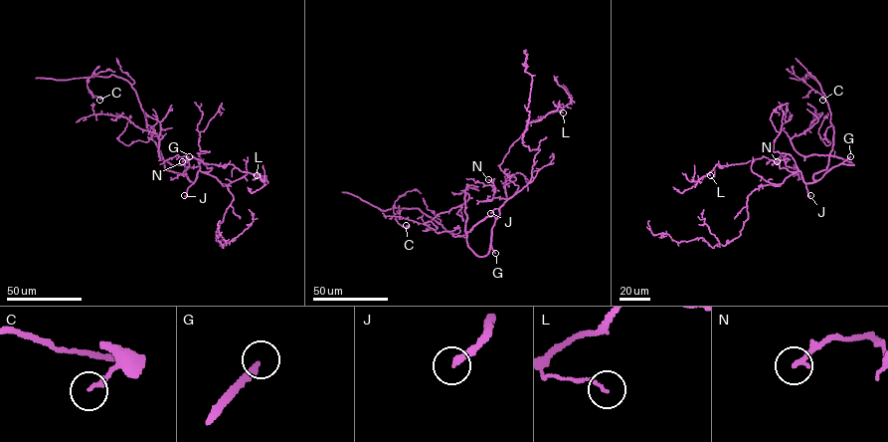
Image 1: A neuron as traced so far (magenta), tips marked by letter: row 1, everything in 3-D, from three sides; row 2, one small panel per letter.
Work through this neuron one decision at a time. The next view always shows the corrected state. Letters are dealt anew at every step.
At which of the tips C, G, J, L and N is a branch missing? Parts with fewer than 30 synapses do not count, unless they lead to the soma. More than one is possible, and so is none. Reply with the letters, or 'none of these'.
G, J

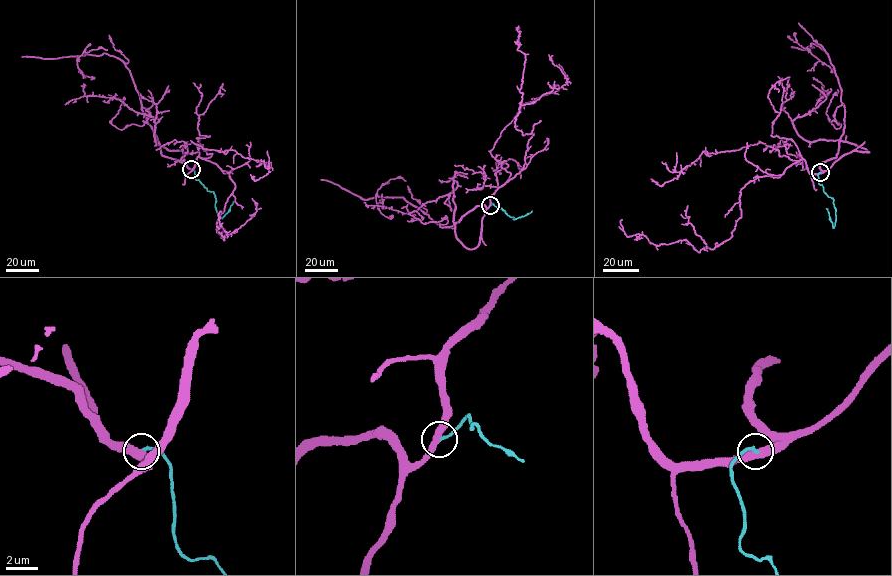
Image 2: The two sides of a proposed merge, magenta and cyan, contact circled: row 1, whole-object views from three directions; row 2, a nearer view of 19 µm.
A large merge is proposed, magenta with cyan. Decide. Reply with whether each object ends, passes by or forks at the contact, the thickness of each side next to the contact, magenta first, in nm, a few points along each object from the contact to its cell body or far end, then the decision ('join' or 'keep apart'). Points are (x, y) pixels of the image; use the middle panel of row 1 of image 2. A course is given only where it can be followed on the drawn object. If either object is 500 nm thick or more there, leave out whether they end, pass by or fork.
magenta passes by | cyan ends | 440/190 nm | magenta via (489, 205), (494, 192), (522, 168), (533, 134), (523, 135), (515, 126), (525, 61), (517, 49), (519, 29) | cyan via (489, 205), (492, 203), (502, 208), (513, 219), (532, 211) | keep apart

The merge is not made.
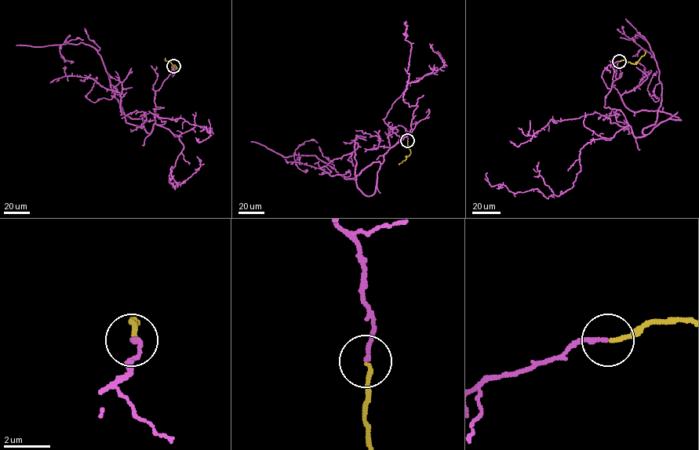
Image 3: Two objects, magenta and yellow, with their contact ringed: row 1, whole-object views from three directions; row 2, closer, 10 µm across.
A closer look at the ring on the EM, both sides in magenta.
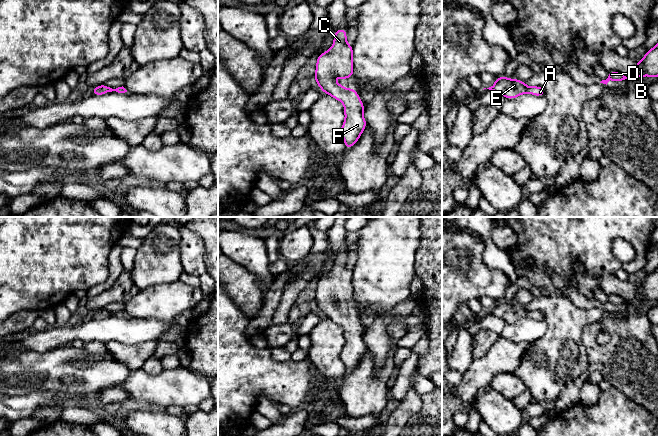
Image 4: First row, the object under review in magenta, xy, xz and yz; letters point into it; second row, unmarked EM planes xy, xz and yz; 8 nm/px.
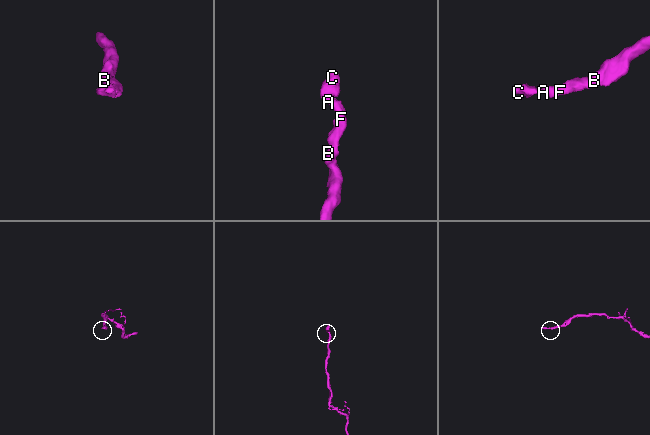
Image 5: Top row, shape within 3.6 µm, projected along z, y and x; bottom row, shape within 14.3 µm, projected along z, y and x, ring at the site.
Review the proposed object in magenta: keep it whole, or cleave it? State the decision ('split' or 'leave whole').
leave whole

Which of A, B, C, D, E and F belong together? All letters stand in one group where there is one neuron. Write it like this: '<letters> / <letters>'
A B C D E F

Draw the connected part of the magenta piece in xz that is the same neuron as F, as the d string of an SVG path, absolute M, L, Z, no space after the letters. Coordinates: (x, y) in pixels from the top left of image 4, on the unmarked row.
M336 253L332 271L319 278L314 303L323 317L329 318L344 328L345 345L340 353L345 373L350 373L358 365L367 350L364 343L364 327L355 312L346 314L333 302L349 303L353 300L353 270L346 265L347 253Z

